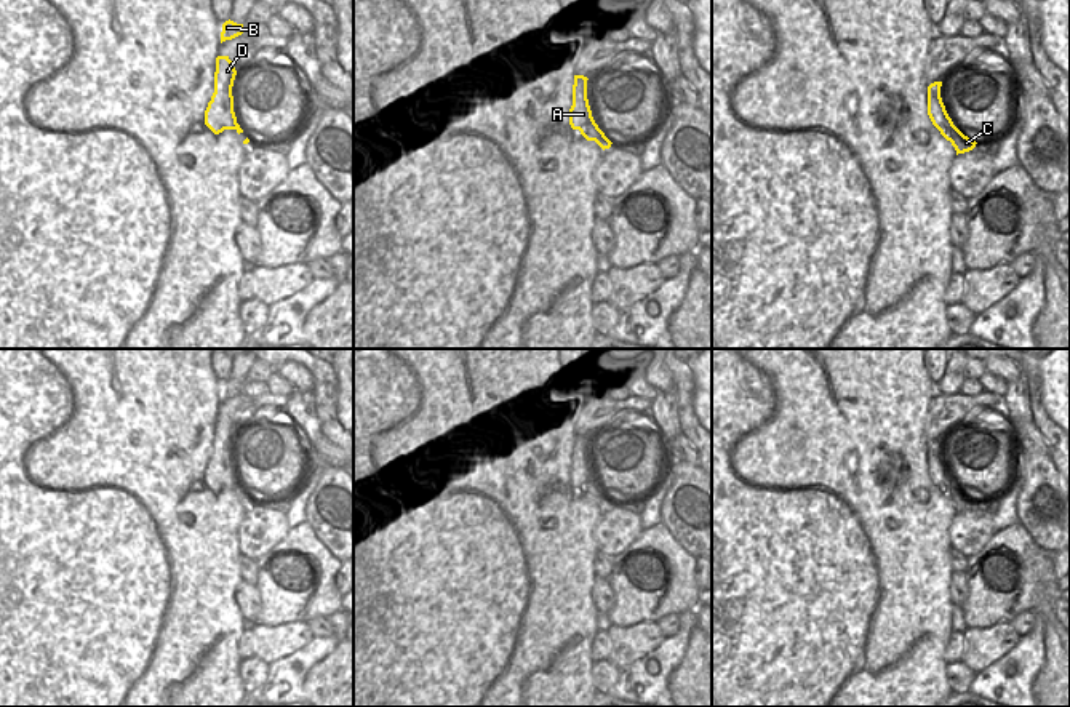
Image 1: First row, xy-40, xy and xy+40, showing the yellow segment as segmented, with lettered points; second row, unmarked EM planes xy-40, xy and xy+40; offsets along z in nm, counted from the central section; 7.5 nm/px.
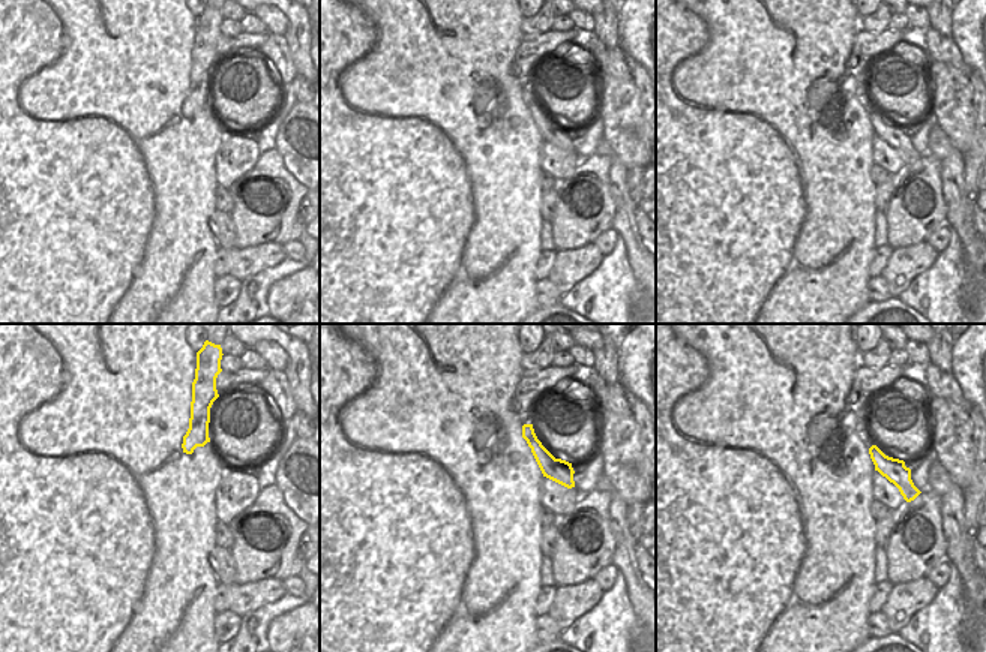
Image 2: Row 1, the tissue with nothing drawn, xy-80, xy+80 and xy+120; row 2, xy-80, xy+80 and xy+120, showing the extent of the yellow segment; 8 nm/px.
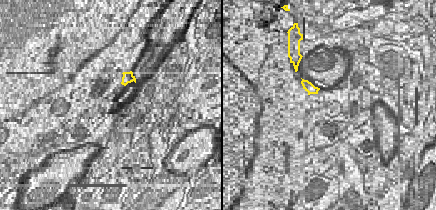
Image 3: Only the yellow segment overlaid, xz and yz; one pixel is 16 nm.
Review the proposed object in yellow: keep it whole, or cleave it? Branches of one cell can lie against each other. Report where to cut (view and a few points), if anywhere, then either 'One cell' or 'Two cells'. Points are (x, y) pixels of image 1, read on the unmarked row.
No split. One cell.

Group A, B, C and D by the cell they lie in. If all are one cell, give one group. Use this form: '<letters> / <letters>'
A B C D

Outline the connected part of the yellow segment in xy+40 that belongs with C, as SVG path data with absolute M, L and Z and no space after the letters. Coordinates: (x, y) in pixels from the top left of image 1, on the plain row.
M934 440L928 445L928 473L932 483L940 489L940 493L952 501L958 512L969 510L976 505L976 499L964 494L948 475L945 464L940 456L942 440Z

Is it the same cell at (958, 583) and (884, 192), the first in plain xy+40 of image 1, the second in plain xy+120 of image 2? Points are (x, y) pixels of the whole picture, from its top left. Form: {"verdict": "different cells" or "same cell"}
{"verdict": "same cell"}

